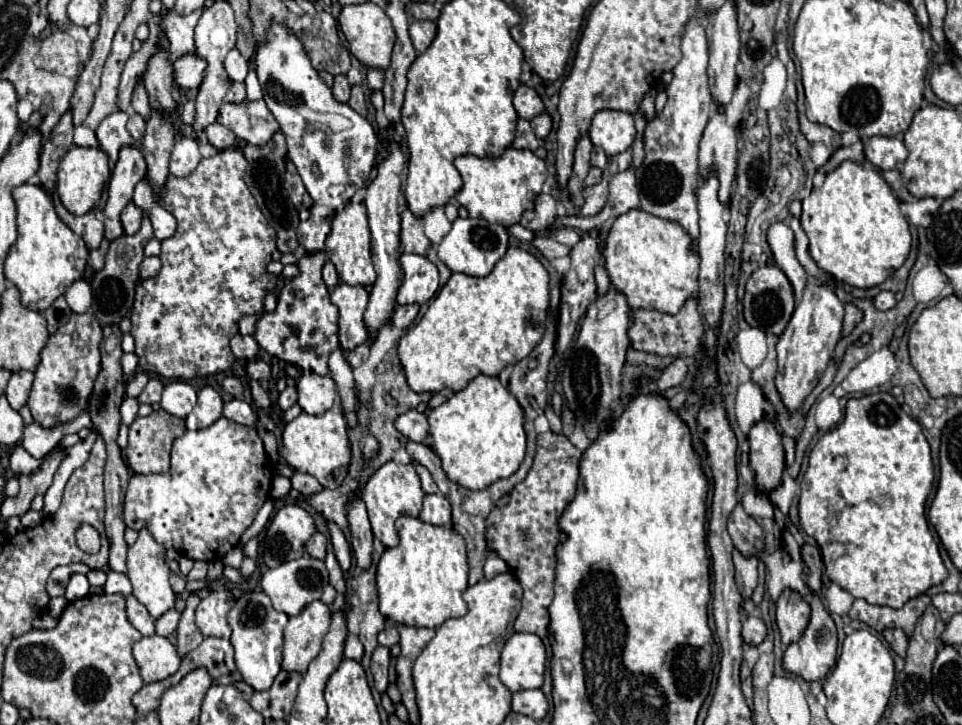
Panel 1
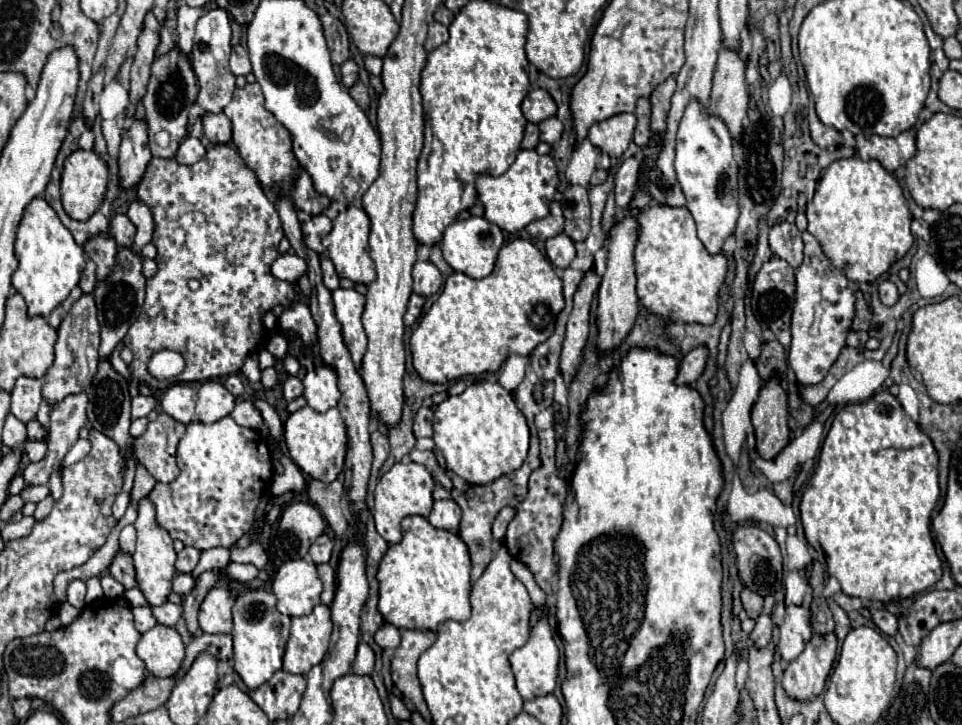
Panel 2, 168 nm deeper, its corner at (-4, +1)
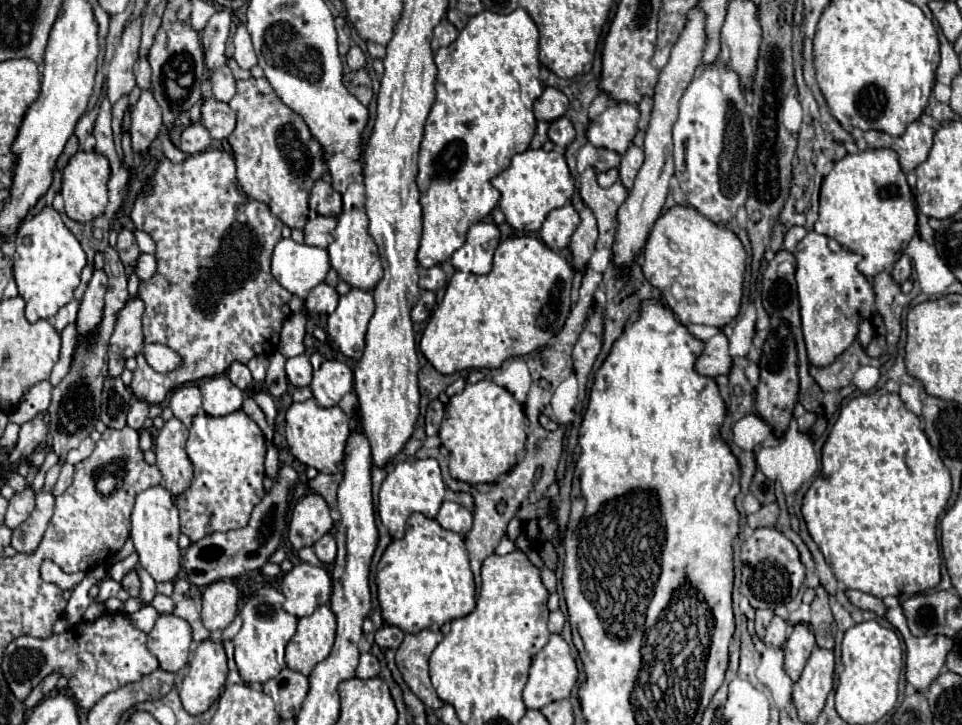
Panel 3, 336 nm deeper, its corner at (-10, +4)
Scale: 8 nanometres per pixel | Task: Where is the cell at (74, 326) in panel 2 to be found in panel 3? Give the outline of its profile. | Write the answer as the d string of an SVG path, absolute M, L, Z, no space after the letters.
M94 270L92 280L84 292L80 310L78 310L78 338L92 334L98 328L98 322L102 320L102 308L104 308L104 294L106 294L108 278L104 270Z

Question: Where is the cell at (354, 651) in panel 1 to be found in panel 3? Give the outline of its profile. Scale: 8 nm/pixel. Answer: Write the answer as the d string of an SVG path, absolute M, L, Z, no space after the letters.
M370 652L360 656L360 664L356 668L356 676L358 678L374 678L380 674L380 664L376 660L376 656L372 656Z

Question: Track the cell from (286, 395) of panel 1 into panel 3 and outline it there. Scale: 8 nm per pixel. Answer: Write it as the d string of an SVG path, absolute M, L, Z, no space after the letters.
M300 354L286 360L286 374L292 386L310 386L312 382L312 364L308 354Z

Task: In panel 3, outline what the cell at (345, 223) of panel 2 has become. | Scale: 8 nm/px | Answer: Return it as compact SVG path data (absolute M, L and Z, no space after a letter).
M352 208L338 216L338 226L332 231L334 242L328 246L330 266L336 270L338 278L350 284L352 288L372 290L382 278L382 264L378 256L378 248L368 232L368 216L364 208Z

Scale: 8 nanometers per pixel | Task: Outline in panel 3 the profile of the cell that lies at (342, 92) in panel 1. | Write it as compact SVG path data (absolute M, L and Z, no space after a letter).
M352 46L346 54L346 62L350 66L350 70L360 70L364 68L364 52L358 46Z

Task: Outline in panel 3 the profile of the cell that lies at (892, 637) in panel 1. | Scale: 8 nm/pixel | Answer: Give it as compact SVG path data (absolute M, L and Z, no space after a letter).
M846 590L846 596L848 596L848 600L850 600L856 608L860 608L860 610L870 610L870 612L876 612L878 616L884 616L886 606L884 606L884 602L882 602L880 598L870 596L870 594L864 594L864 592L860 592L860 590Z

